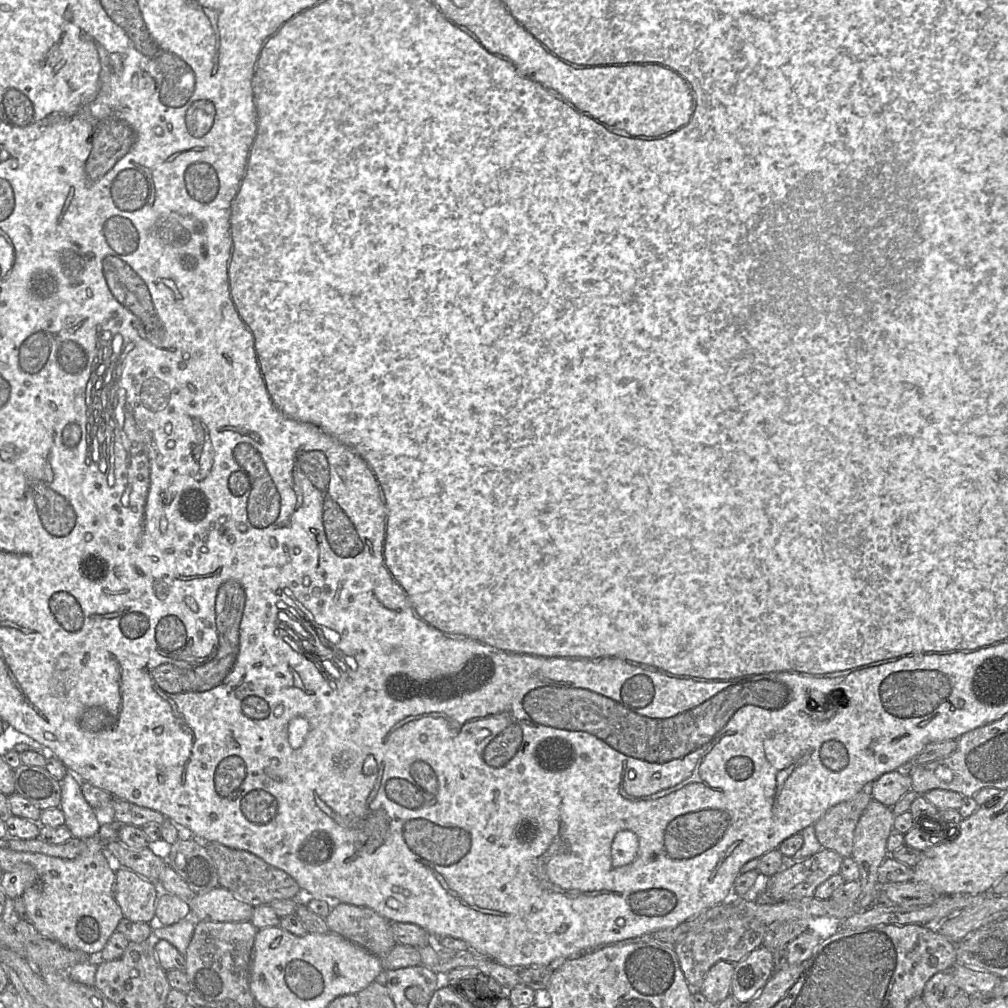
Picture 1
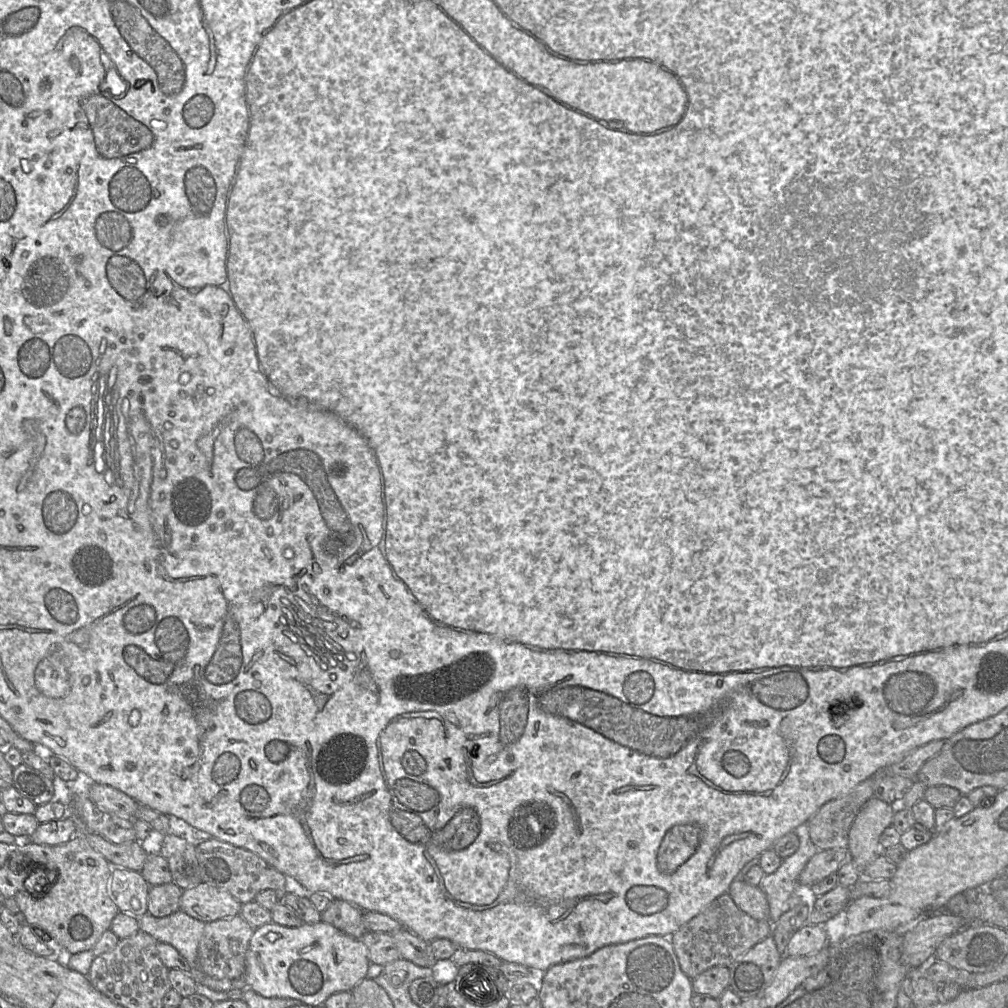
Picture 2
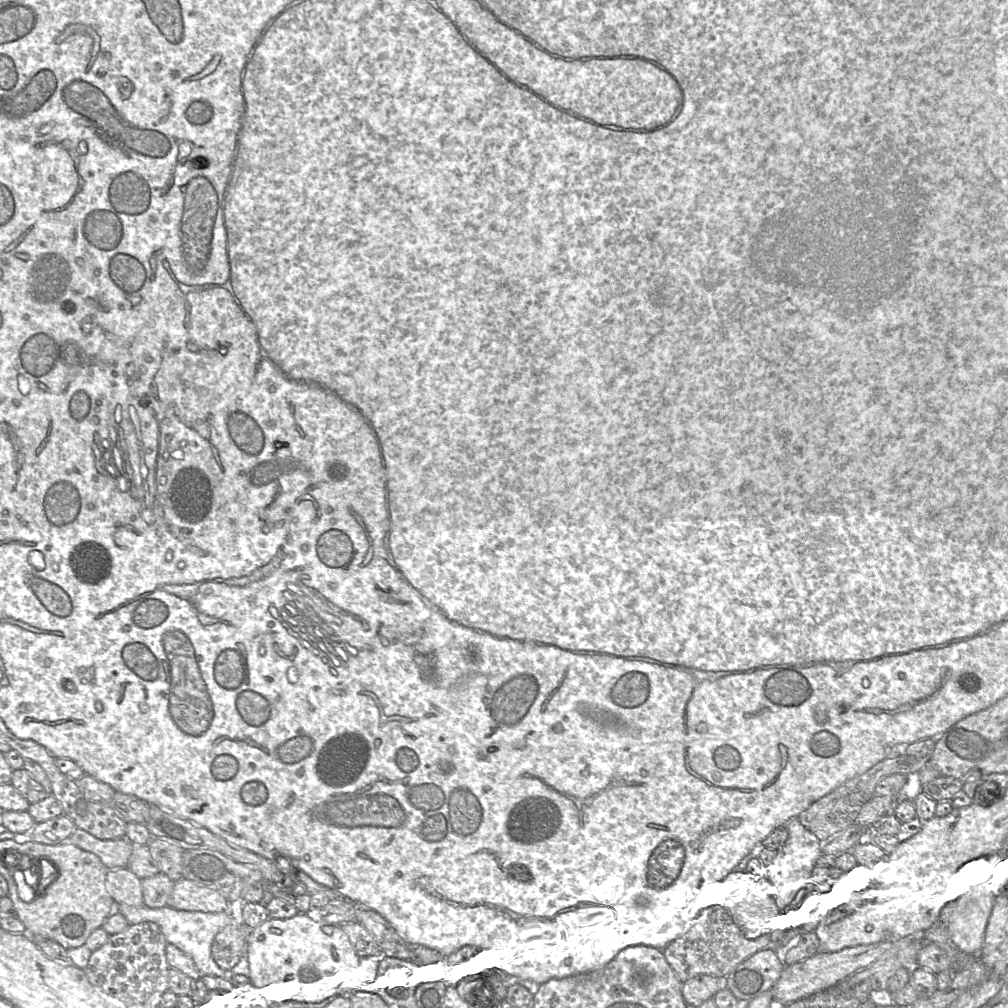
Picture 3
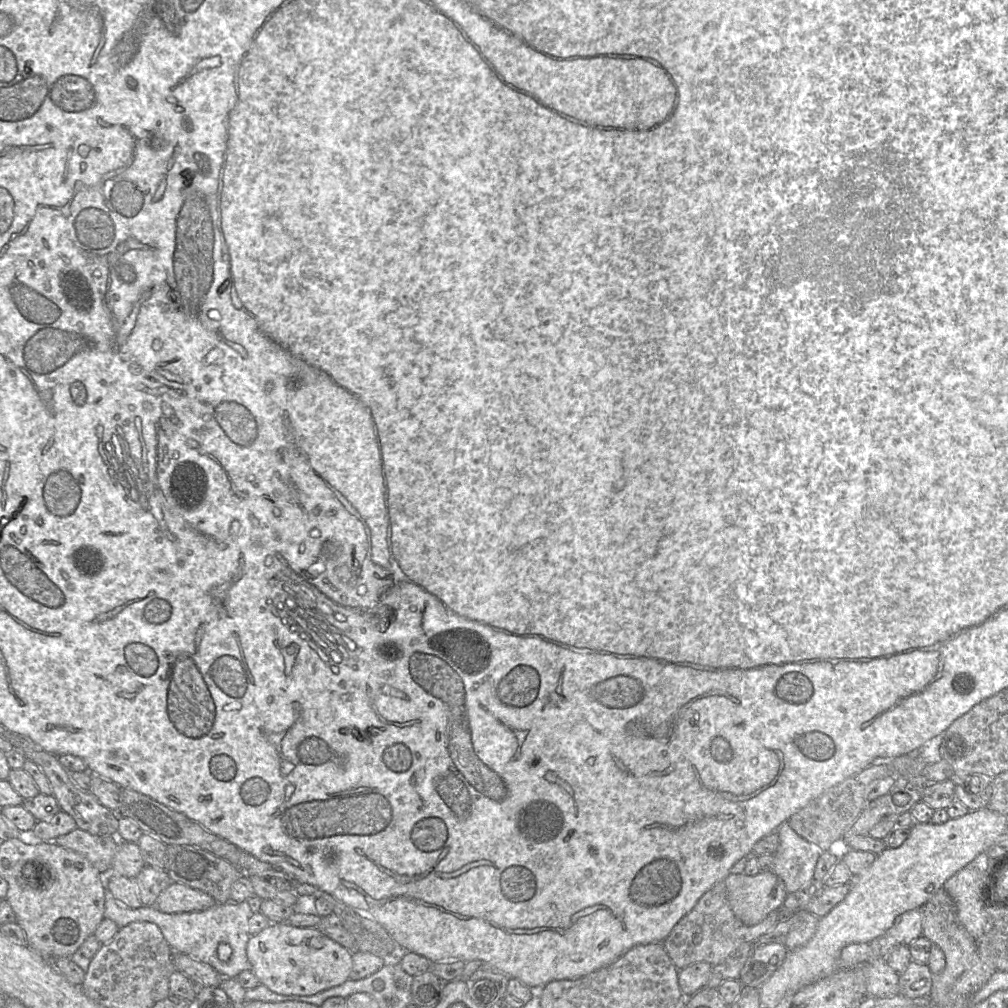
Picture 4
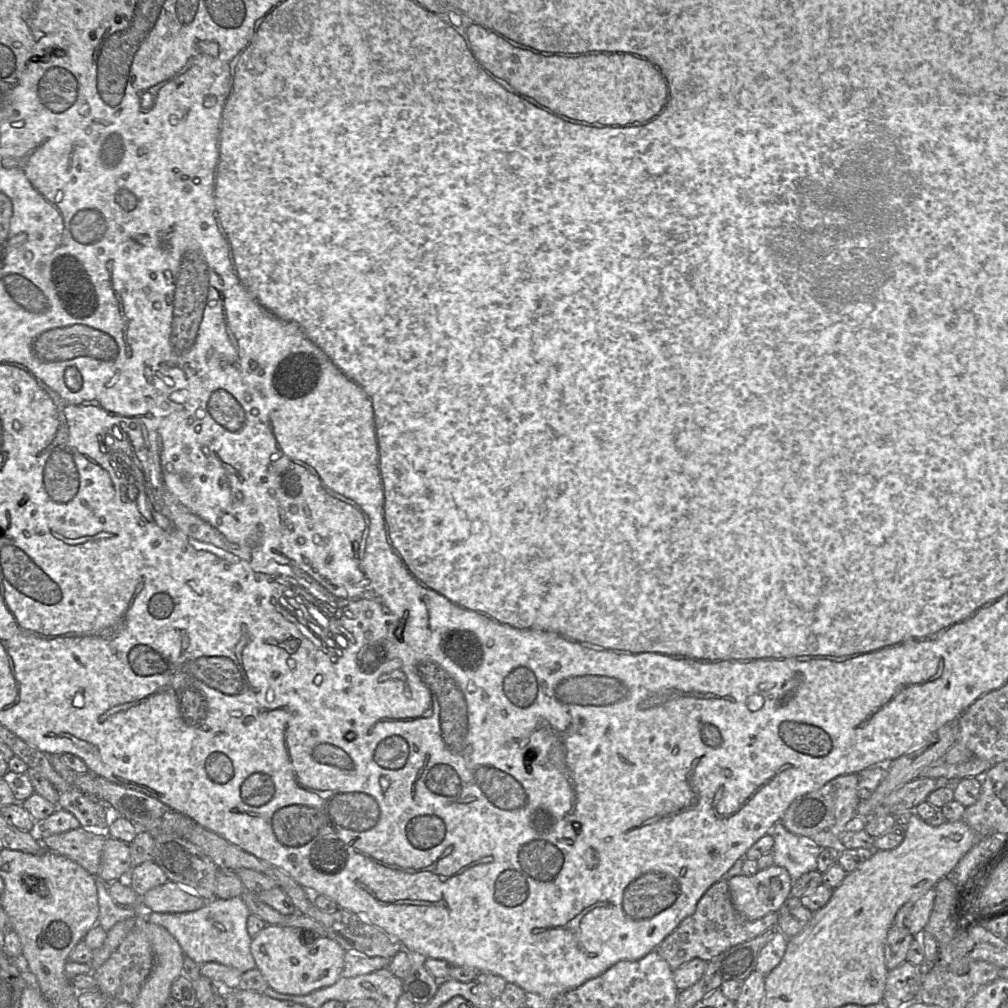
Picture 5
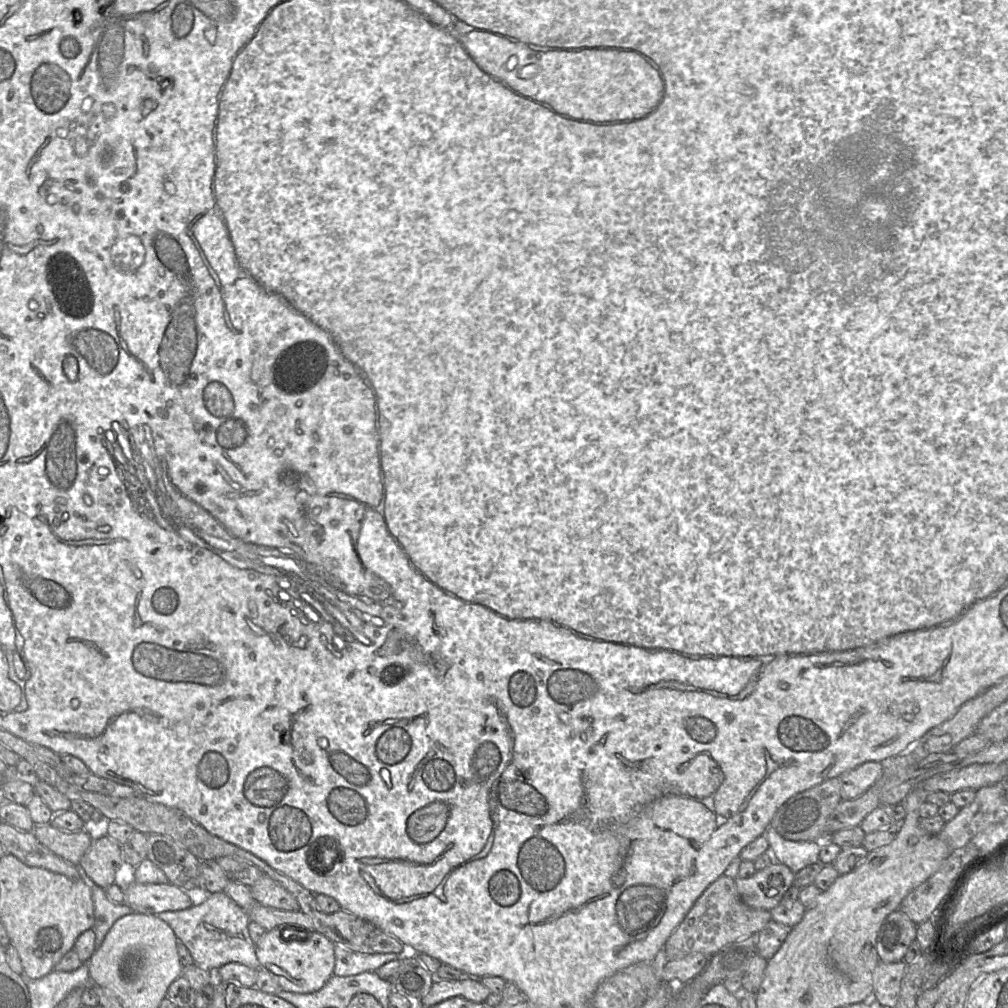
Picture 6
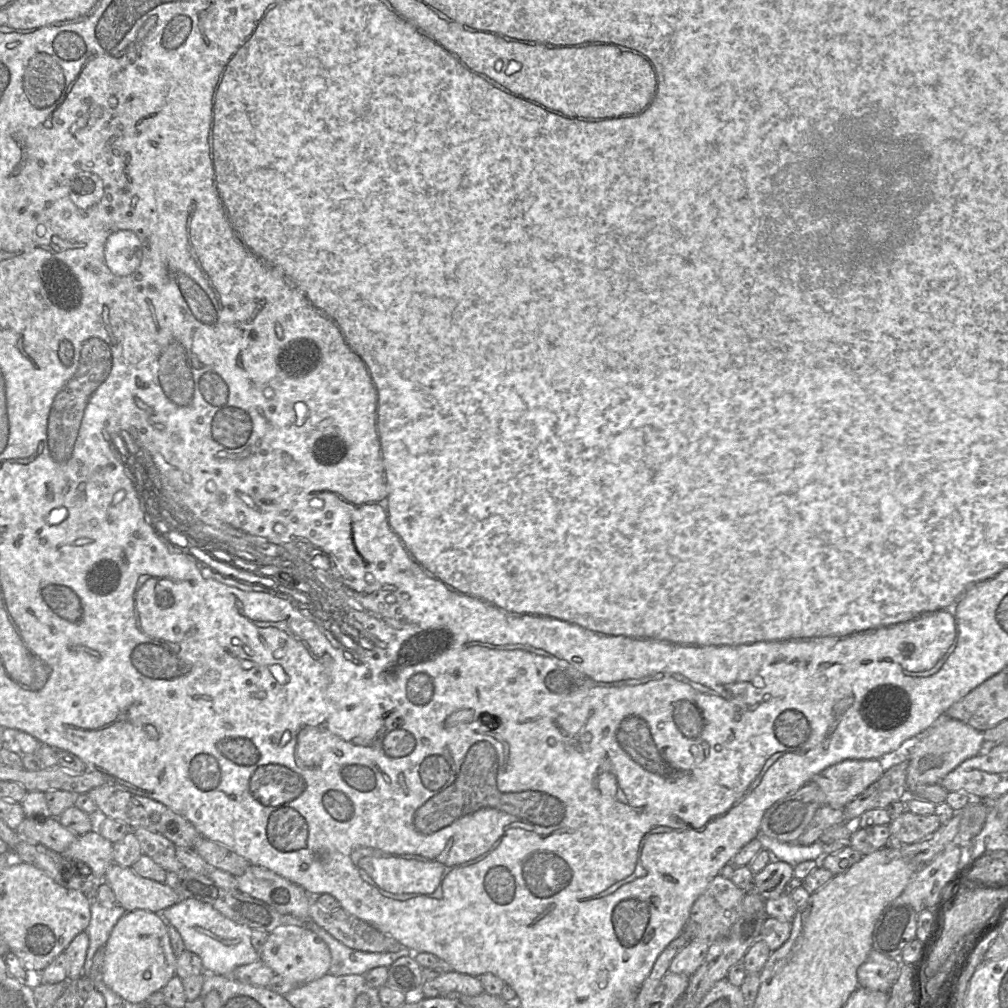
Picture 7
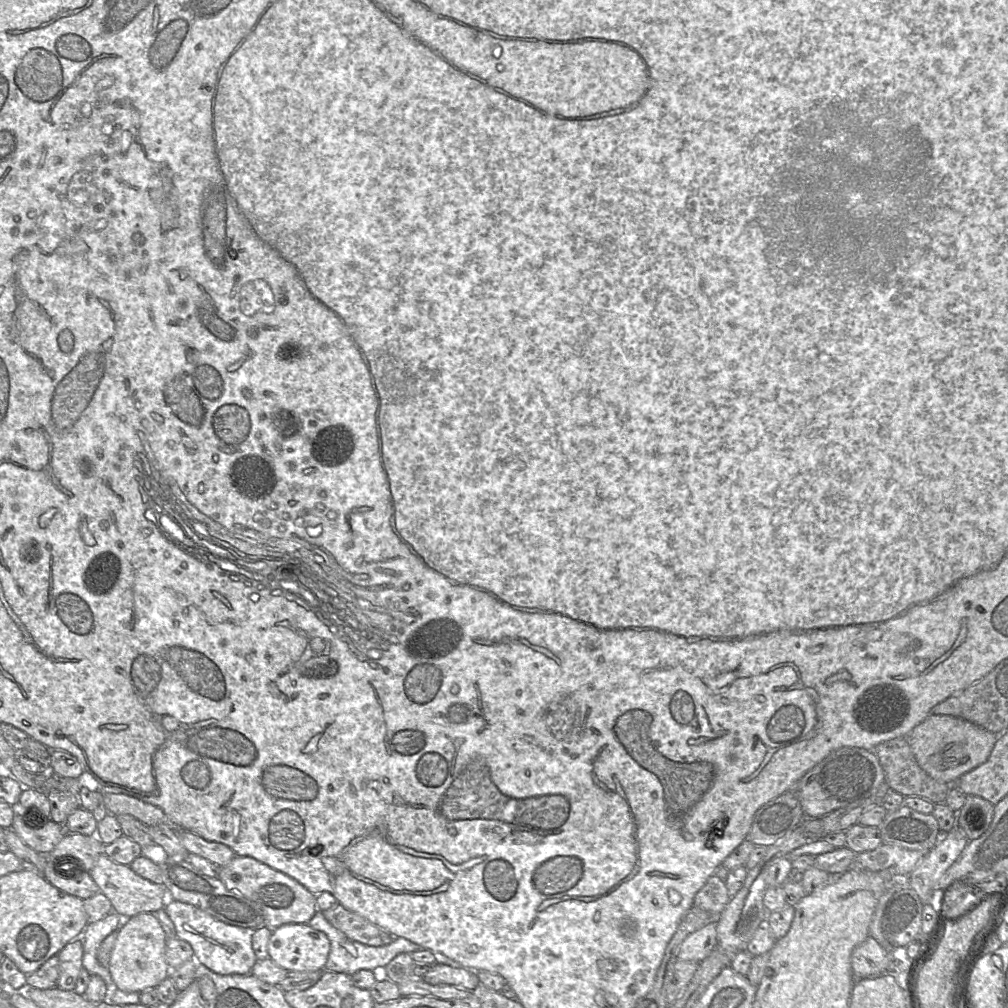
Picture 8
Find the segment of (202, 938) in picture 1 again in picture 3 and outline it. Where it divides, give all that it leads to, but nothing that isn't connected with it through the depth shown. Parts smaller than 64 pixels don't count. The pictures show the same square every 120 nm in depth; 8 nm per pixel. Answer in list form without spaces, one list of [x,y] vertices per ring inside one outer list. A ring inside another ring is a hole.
[[[240,920],[224,927],[214,938],[212,957],[224,971],[232,970],[246,952],[250,931]]]

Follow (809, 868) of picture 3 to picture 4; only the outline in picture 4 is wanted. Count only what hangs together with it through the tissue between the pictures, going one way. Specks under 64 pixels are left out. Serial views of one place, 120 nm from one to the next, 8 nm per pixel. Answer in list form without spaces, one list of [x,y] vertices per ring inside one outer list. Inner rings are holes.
[[[788,822],[776,830],[779,846],[774,853],[772,871],[784,882],[787,893],[807,886],[823,852],[819,846],[798,835]]]

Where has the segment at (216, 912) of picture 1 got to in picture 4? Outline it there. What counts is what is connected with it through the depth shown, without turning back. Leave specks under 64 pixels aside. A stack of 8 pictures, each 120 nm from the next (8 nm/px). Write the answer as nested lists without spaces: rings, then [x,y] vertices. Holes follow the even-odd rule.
[[[173,882],[159,894],[155,906],[171,914],[204,911],[216,903],[213,897],[201,890]]]

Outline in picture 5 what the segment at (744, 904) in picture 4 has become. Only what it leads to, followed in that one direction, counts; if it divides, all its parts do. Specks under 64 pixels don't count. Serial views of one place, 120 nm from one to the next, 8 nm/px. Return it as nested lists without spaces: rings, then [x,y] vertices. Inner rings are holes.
[[[780,866],[759,870],[755,875],[733,876],[728,880],[735,910],[748,920],[757,920],[776,912],[790,896],[792,880],[788,871]]]

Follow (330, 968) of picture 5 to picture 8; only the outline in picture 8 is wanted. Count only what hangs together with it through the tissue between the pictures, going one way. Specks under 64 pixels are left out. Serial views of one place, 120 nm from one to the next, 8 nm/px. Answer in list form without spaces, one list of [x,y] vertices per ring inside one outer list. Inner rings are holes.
[[[285,924],[271,932],[268,957],[286,971],[323,971],[330,952],[325,933],[306,924]]]

